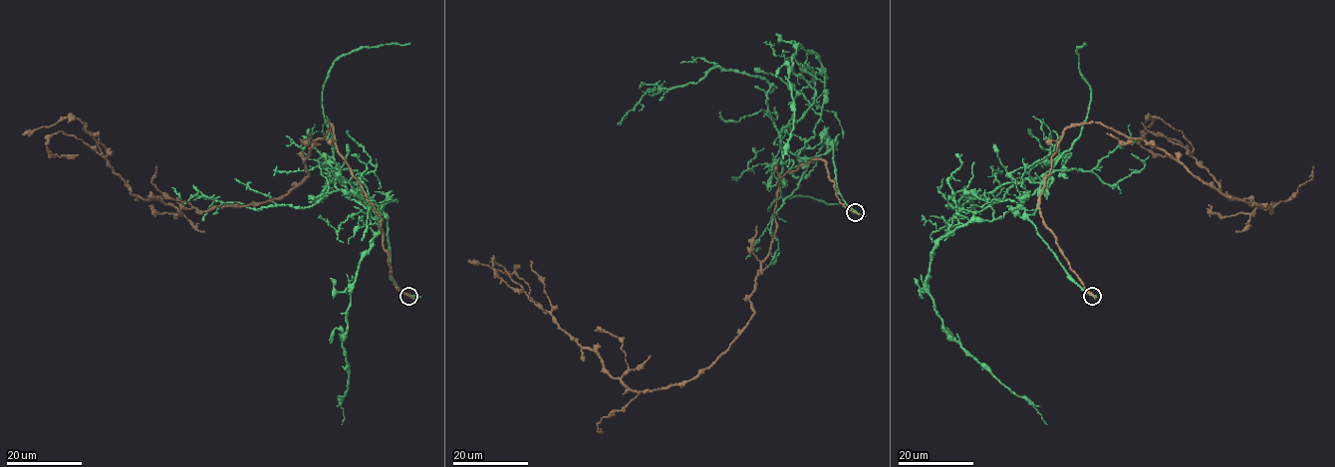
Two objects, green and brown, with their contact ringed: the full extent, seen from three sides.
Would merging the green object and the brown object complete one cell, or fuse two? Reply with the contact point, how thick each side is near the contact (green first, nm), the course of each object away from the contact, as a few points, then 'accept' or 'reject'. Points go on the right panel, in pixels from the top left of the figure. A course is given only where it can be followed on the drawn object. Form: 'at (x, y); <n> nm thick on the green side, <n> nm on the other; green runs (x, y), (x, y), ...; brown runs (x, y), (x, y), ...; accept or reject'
at (1092, 296); 240 nm thick on the green side, 240 nm on the other; green runs (1092, 295), (1028, 218), (1036, 190), (998, 219), (956, 226), (933, 252), (927, 283), (942, 327), (1047, 424); brown runs (1092, 295), (1039, 208), (1069, 127), (1153, 142), (1271, 211), (1224, 195), (1177, 140), (1141, 140), (1170, 154); reject

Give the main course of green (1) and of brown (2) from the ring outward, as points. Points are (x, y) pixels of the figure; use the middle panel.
1: (855, 212), (837, 191), (832, 147), (798, 156), (826, 90), (819, 58), (799, 46), (788, 82), (787, 166)
2: (855, 212), (821, 159), (789, 170), (743, 332), (688, 380), (651, 391), (615, 378), (524, 289)

